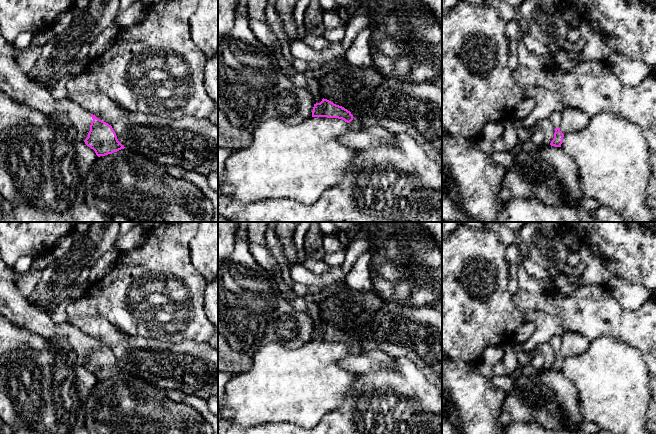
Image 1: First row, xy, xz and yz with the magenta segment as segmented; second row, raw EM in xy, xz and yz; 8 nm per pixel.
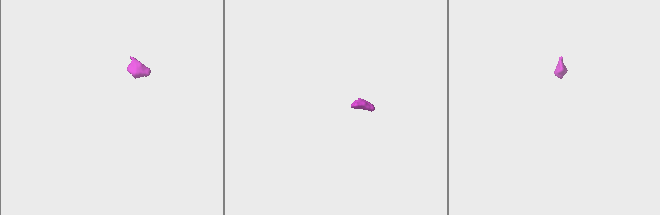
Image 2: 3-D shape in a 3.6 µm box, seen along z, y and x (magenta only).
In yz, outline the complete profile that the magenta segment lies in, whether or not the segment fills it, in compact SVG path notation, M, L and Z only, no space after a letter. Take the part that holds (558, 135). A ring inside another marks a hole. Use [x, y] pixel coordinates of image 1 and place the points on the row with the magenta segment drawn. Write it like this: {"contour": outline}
{"contour": "M553 112L549 118L549 121L553 124L555 128L554 138L551 141L550 145L555 147L561 147L563 142L564 134L559 129L559 122L561 120L562 112Z"}

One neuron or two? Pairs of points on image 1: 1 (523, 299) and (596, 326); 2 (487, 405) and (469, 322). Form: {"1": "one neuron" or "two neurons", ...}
{"1": "one neuron", "2": "two neurons"}

